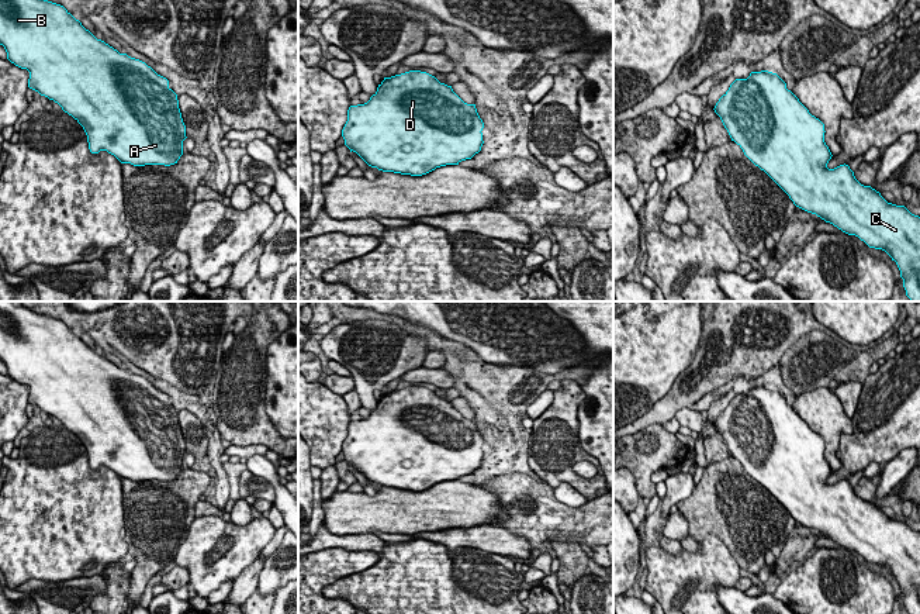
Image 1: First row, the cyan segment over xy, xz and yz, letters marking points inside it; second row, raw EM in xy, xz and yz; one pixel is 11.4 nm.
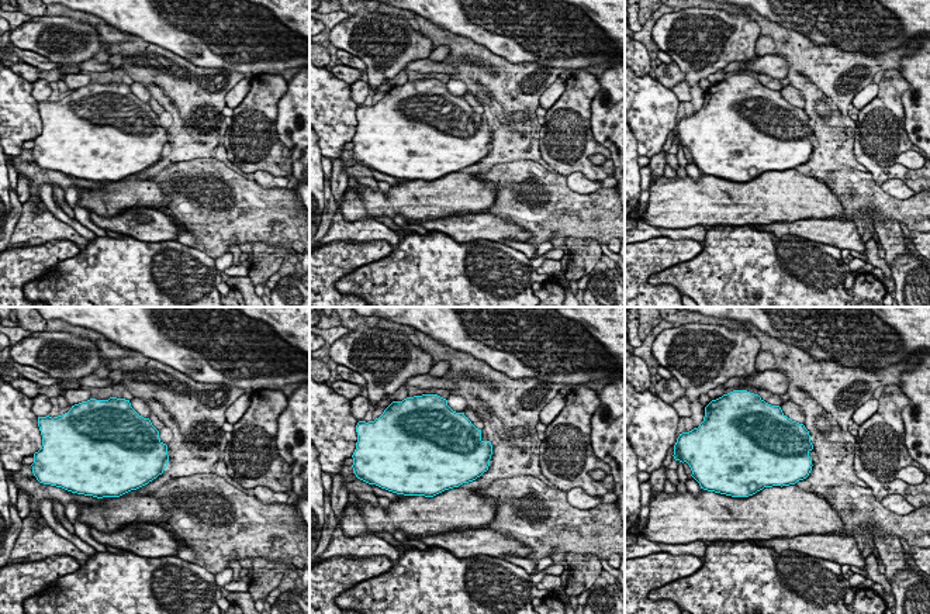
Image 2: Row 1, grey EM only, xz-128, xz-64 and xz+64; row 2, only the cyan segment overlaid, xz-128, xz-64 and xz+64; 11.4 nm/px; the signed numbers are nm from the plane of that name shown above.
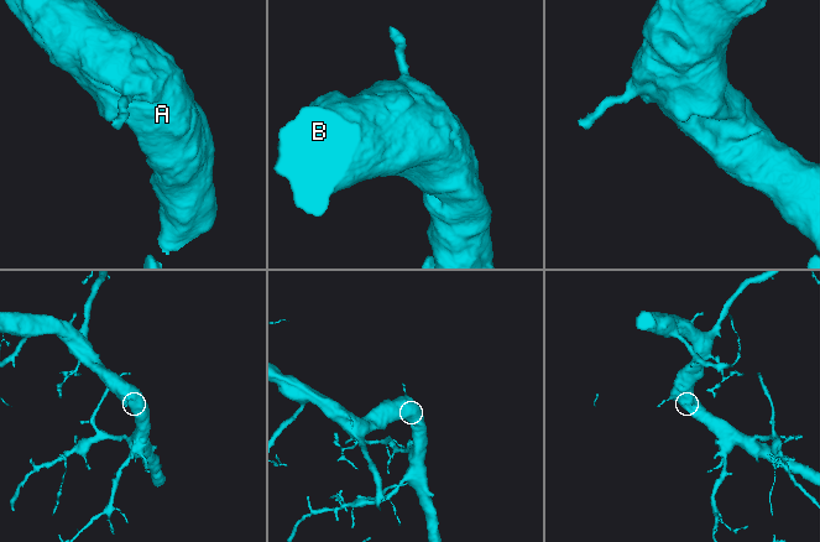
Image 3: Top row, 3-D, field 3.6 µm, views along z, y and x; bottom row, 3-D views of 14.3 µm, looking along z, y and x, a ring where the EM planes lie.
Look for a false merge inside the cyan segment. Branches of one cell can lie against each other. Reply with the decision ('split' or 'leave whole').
leave whole

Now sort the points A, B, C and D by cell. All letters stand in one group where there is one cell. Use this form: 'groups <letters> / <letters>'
groups A B C D

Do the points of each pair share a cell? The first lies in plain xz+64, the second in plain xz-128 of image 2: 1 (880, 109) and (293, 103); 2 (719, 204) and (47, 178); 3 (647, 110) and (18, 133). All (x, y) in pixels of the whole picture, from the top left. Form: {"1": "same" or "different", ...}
{"1": "different", "2": "different", "3": "same"}

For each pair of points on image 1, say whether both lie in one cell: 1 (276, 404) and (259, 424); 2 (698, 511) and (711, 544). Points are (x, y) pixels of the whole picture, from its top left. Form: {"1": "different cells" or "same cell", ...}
{"1": "different cells", "2": "different cells"}

